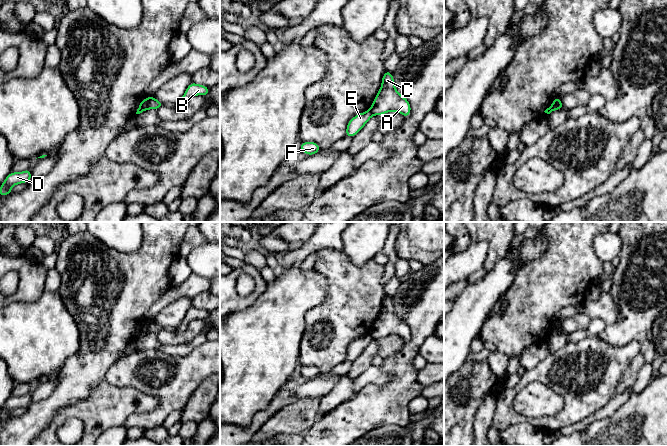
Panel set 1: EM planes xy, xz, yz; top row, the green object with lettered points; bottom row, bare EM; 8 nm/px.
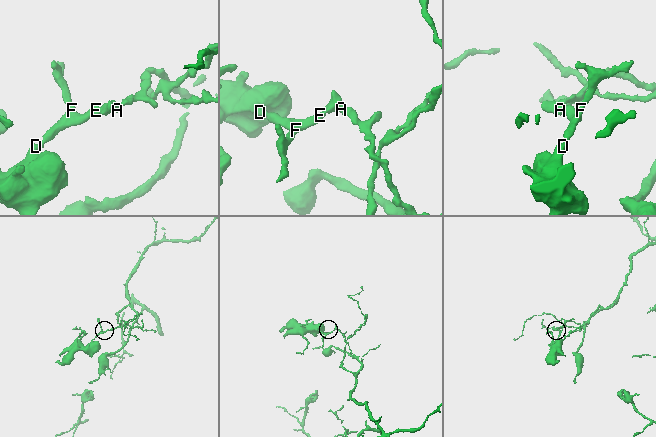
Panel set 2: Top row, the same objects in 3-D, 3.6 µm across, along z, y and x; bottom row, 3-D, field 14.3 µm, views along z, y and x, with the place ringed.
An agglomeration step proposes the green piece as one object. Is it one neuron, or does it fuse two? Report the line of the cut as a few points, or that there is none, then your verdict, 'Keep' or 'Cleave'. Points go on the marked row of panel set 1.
Split along xy (145, 99), (147, 108). Cleave

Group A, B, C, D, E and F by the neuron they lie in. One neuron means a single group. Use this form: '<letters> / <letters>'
A B C / D E F

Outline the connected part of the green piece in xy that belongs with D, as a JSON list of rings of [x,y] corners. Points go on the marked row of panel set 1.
[[[27,169],[23,172],[16,173],[11,172],[6,179],[4,180],[3,184],[0,187],[0,196],[1,195],[10,195],[11,187],[20,184],[20,183],[28,183],[31,180],[31,170]]]

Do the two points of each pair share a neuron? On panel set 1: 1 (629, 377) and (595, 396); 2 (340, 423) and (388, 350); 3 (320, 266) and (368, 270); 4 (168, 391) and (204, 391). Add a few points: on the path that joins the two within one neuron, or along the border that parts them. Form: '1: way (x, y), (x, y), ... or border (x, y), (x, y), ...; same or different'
1: border (629, 364), (617, 383), (615, 393); different
2: border (403, 343), (399, 350), (383, 358); different
3: way (332, 266), (339, 270), (356, 270); same
4: border (209, 375), (199, 384), (182, 408); different

